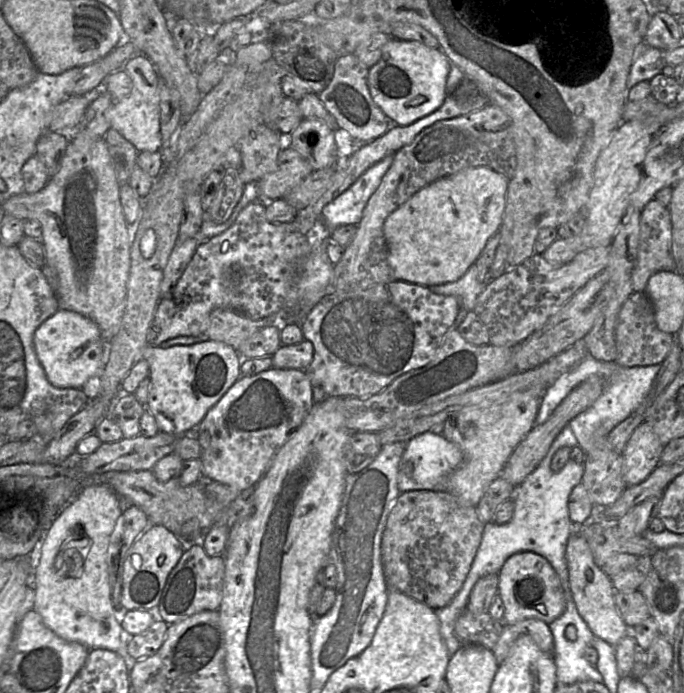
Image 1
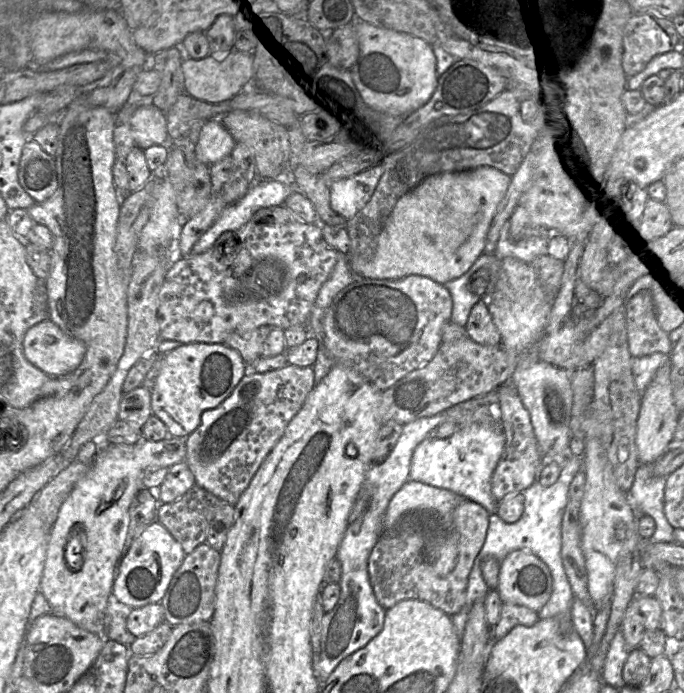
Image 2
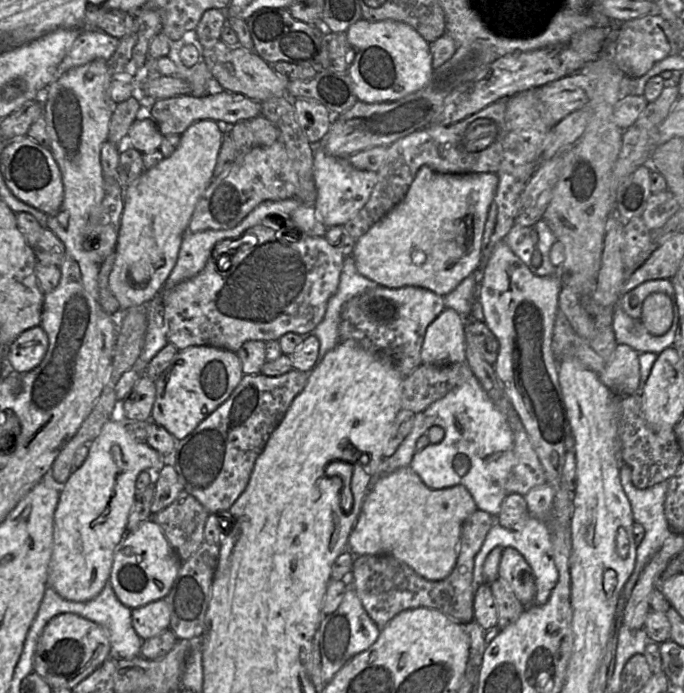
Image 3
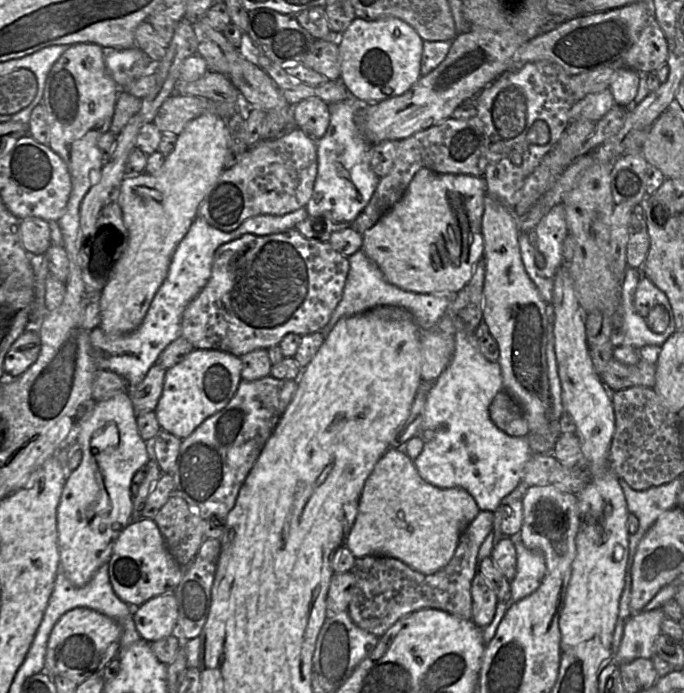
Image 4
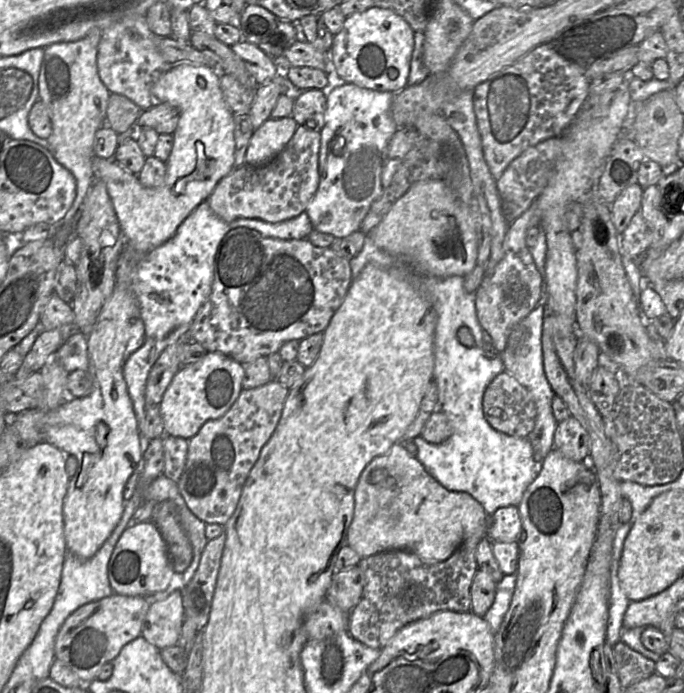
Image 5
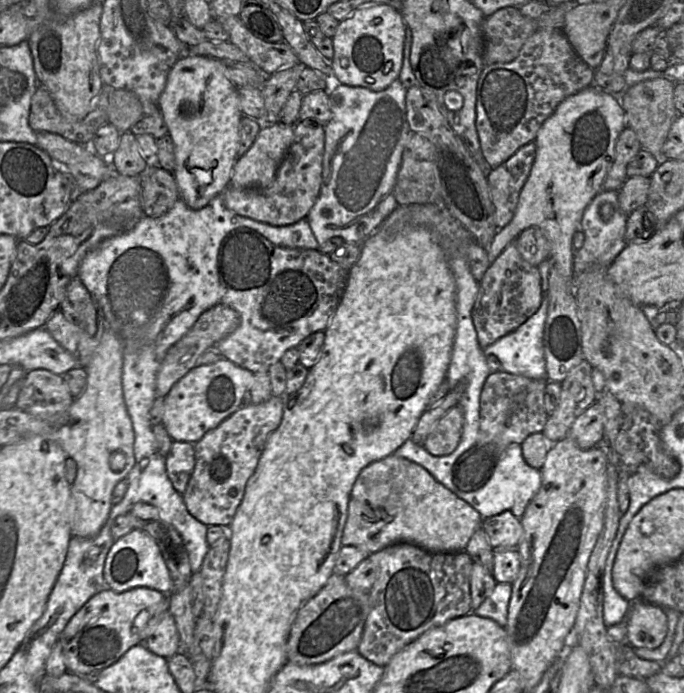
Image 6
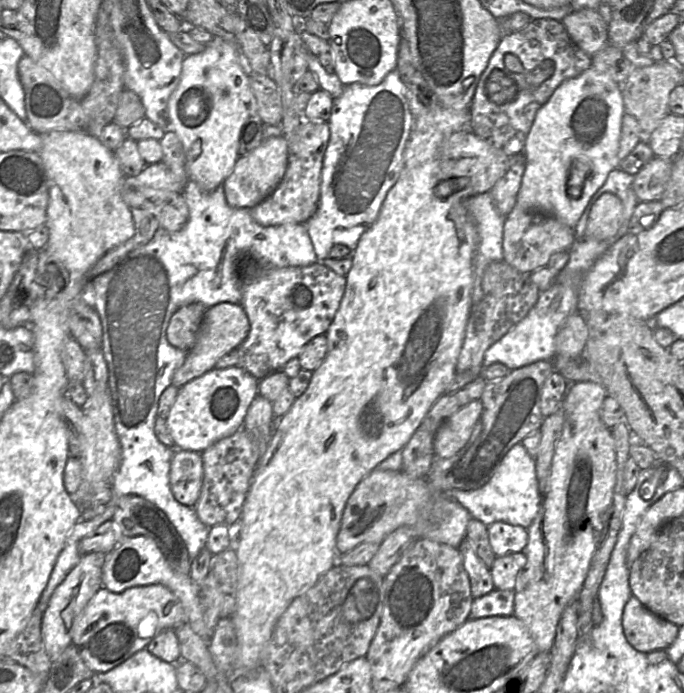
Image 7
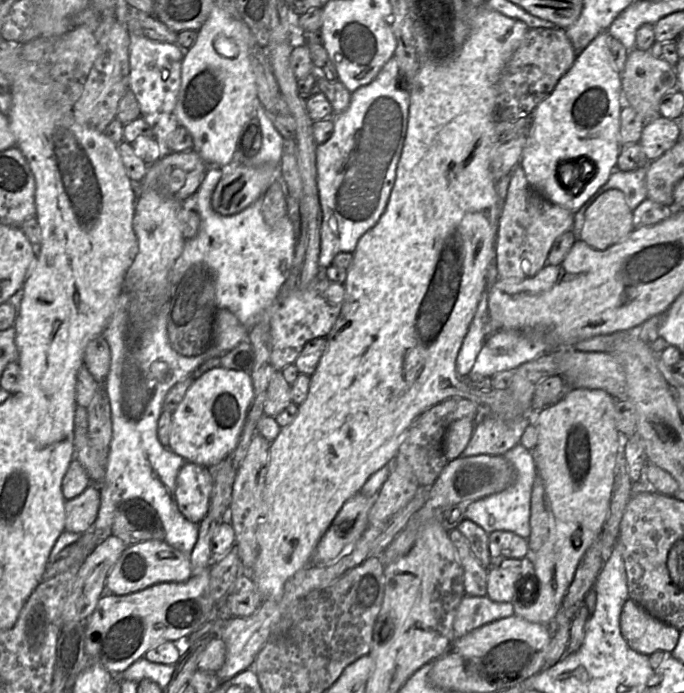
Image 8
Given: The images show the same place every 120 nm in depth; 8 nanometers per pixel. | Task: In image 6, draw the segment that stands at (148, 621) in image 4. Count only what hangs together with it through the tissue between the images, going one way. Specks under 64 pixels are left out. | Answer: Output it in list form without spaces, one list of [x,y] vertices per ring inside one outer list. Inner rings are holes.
[[[169,610],[160,614],[159,623],[145,642],[150,651],[165,658],[170,658],[180,650],[179,632]]]

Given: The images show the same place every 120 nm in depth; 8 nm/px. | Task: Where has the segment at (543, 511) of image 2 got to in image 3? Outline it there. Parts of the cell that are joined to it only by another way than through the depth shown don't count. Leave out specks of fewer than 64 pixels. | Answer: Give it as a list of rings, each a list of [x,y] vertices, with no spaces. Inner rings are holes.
[[[529,516],[527,518],[526,522],[520,530],[508,530],[499,525],[497,522],[493,523],[474,559],[472,580],[473,596],[478,587],[485,583],[483,574],[484,561],[489,552],[497,546],[501,546],[502,548],[515,548],[525,558],[533,570],[536,580],[536,595],[533,599],[532,605],[544,605],[548,601],[550,594],[557,584],[559,578],[559,572],[554,561],[551,529],[549,524],[546,521],[535,518],[533,516]]]

